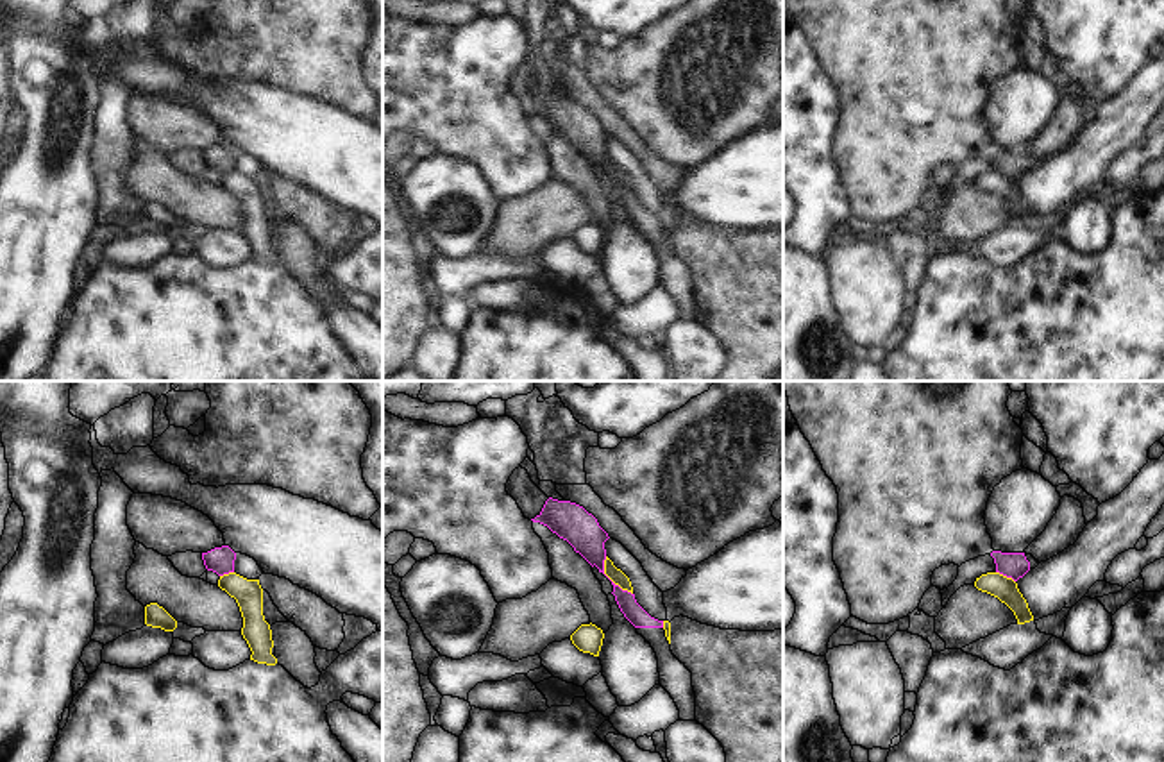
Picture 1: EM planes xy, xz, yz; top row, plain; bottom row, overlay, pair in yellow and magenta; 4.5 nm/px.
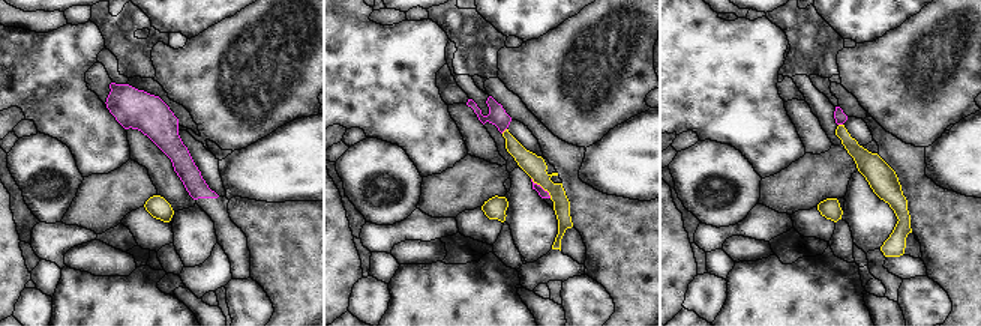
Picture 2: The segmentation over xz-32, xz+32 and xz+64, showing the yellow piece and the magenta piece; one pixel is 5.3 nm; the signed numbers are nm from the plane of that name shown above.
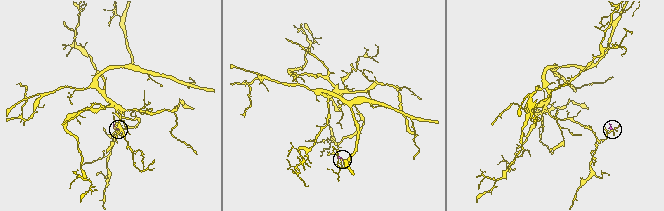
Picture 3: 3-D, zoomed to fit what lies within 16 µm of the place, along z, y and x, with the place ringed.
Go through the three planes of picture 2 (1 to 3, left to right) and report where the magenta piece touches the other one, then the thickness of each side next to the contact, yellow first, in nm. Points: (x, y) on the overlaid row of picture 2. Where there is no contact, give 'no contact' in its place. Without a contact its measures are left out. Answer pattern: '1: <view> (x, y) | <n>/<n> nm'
1: no contact
2: xz+32 (542, 187) | 120/50 nm
3: xz+64 (840, 125) | 120/70 nm

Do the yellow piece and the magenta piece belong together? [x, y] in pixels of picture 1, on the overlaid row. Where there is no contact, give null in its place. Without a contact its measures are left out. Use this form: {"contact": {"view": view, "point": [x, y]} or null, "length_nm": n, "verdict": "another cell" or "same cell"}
{"contact": {"view": "xz", "point": [610, 578]}, "length_nm": 220, "verdict": "another cell"}

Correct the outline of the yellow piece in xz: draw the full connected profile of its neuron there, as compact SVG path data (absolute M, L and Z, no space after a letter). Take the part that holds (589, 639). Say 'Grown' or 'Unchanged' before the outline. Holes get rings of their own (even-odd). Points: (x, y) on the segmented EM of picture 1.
Unchanged. M581 624L572 635L572 644L583 651L590 653L594 656L599 656L601 646L603 646L604 633L595 624Z

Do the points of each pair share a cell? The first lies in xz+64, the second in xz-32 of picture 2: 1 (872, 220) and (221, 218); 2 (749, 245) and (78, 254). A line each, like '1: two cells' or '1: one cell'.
1: two cells
2: one cell

